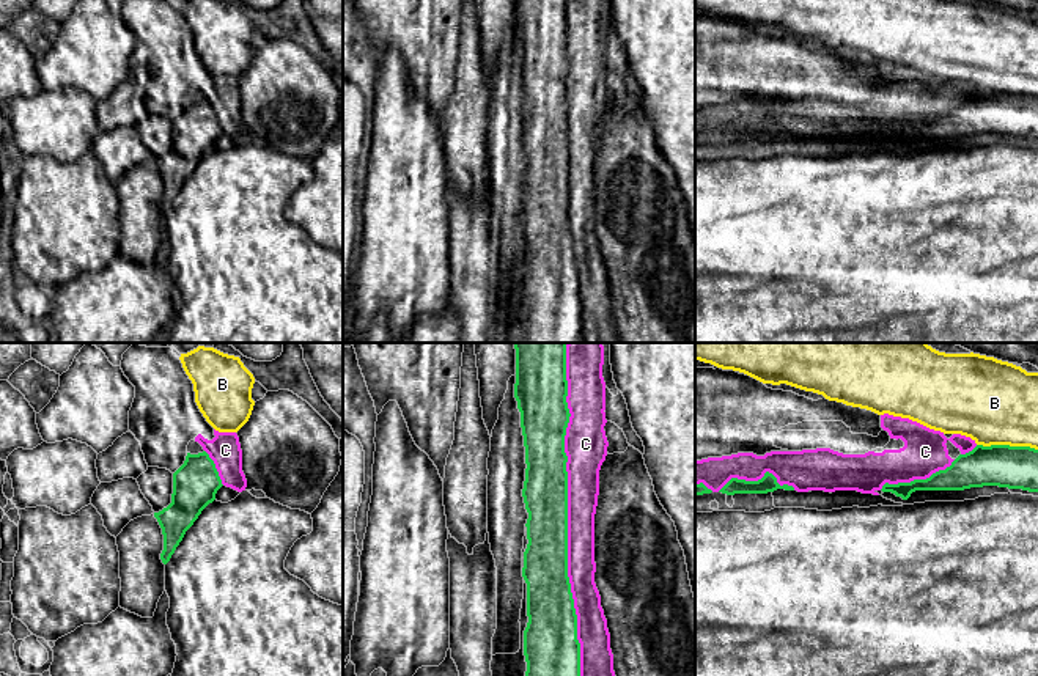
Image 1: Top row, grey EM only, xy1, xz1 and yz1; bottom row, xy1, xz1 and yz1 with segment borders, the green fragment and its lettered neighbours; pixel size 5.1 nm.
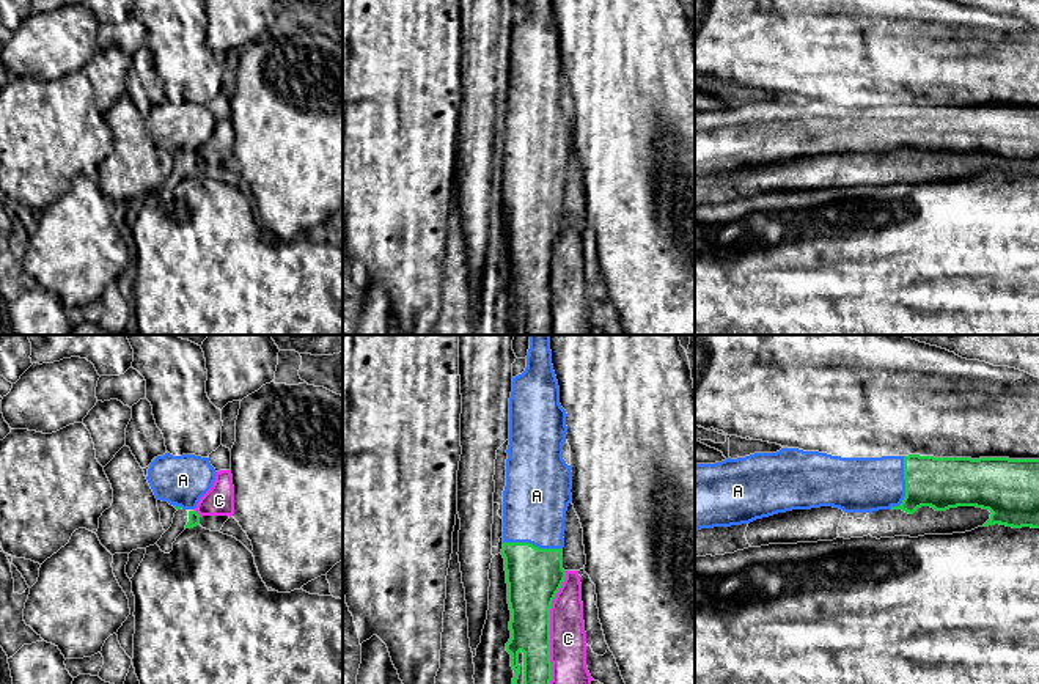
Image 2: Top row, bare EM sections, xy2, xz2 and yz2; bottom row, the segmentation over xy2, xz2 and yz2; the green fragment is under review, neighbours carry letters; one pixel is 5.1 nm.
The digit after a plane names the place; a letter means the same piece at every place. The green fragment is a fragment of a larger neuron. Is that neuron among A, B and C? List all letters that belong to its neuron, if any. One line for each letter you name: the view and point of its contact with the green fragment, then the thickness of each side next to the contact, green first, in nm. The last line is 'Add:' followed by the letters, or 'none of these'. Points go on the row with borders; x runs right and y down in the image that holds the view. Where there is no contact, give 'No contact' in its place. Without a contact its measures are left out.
A: Touches green at xz2 (532, 544). Thickness 280 nm (green) against 340 nm
Add: A

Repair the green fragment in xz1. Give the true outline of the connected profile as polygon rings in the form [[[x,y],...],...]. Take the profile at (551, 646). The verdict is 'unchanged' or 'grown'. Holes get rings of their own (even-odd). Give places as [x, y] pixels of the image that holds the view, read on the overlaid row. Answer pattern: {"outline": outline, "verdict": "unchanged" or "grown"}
{"outline": [[[514,343],[514,398],[525,446],[525,676],[580,676],[577,615],[568,577],[566,344]]], "verdict": "unchanged"}

